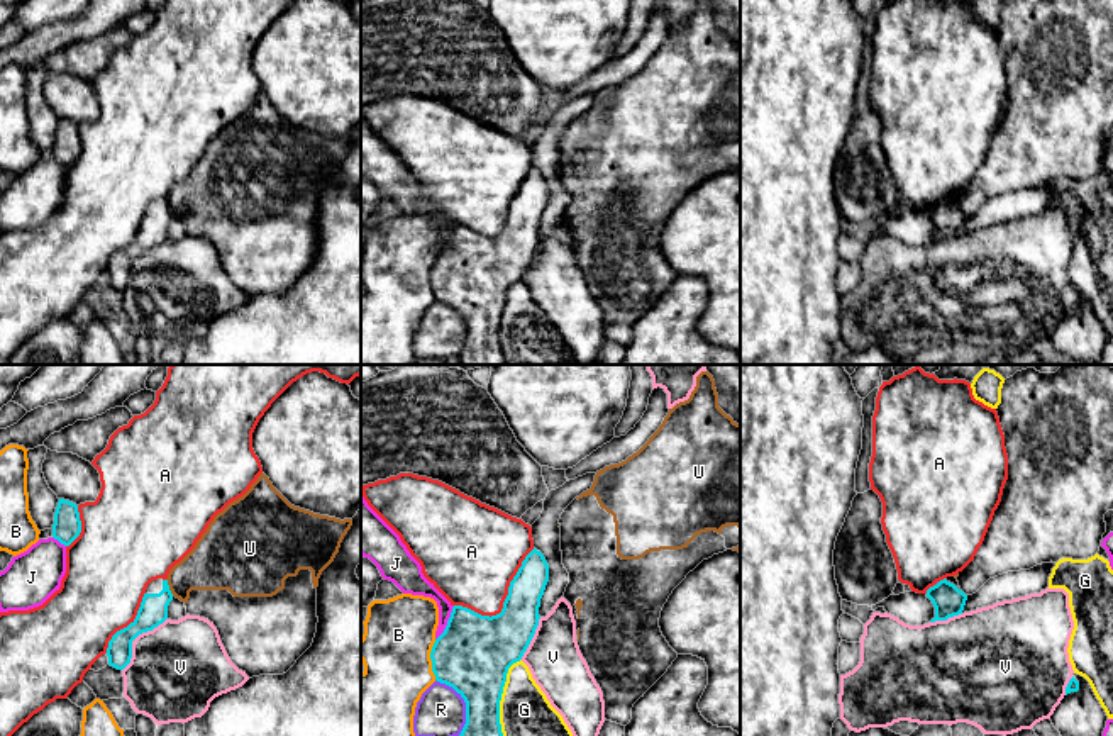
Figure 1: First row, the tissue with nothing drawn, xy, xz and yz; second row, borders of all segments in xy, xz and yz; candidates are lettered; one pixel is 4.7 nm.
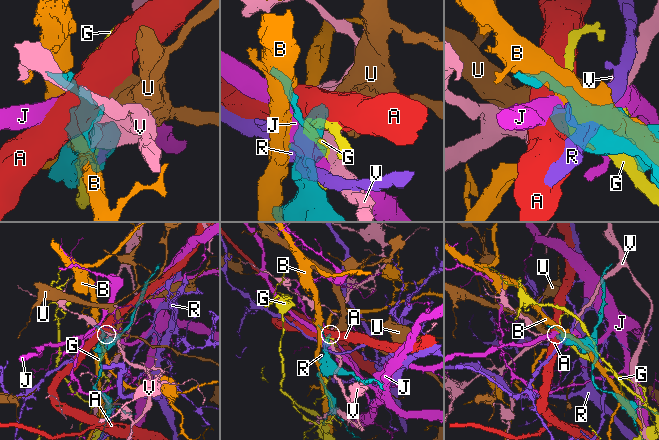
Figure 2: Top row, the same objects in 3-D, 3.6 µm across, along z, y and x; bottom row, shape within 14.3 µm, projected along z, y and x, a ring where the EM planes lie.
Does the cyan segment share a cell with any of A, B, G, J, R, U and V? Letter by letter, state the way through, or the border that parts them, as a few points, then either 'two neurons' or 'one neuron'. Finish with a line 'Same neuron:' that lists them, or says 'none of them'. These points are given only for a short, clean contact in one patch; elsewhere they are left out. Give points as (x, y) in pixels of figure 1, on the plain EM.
A: two neurons
B: two neurons
G: two neurons
J: two neurons
R: two neurons
U: border xy (166, 199), (173, 216); two neurons
V: two neurons
Same neuron: none of them

